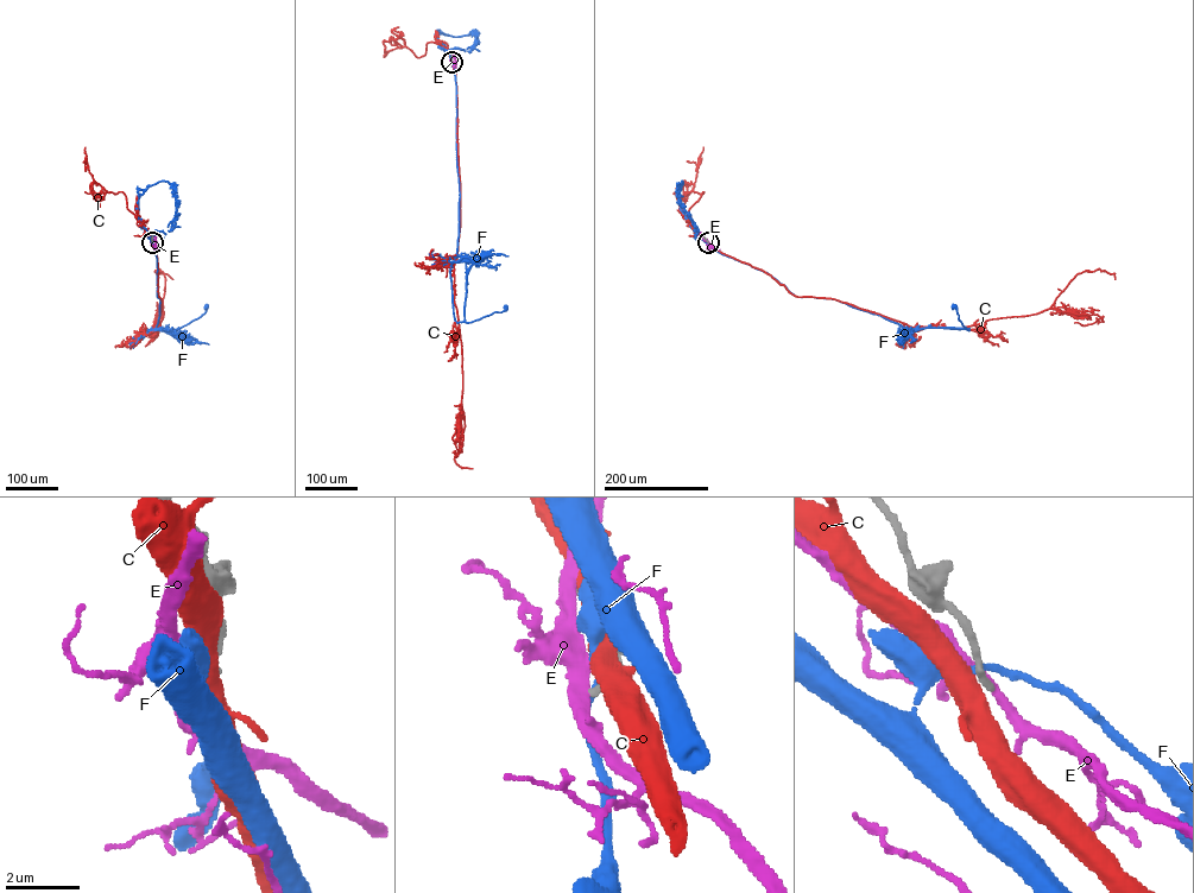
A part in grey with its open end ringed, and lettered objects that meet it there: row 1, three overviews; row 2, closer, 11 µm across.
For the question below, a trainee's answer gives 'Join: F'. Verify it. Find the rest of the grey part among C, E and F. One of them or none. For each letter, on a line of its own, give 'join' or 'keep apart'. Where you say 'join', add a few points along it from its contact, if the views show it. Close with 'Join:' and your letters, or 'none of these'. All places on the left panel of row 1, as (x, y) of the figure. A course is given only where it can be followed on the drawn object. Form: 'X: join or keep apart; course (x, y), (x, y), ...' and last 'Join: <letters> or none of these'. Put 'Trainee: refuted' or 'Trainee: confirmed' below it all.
C: keep apart
E: keep apart
F: keep apart
Join: none of these
Trainee: refuted

